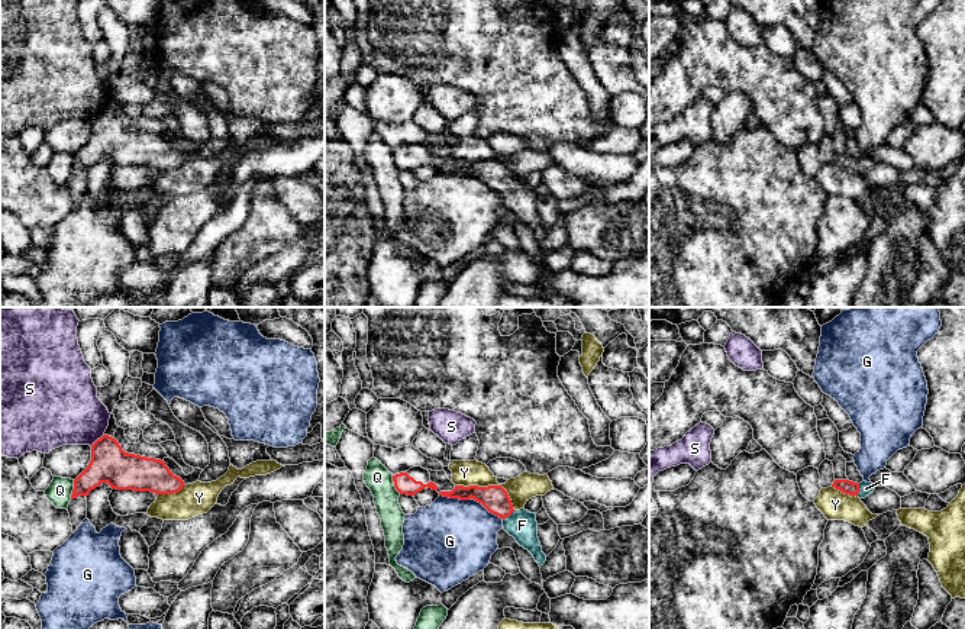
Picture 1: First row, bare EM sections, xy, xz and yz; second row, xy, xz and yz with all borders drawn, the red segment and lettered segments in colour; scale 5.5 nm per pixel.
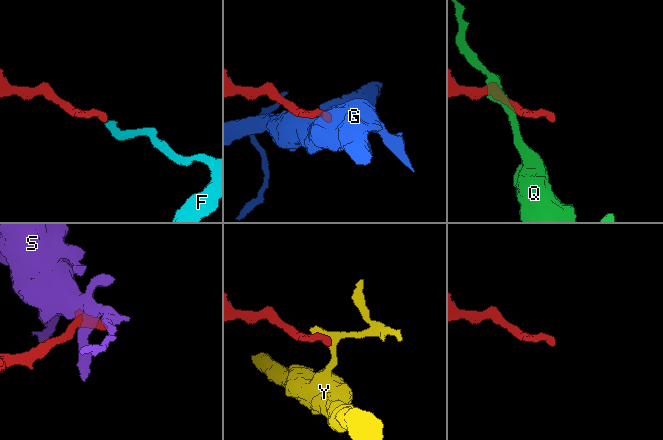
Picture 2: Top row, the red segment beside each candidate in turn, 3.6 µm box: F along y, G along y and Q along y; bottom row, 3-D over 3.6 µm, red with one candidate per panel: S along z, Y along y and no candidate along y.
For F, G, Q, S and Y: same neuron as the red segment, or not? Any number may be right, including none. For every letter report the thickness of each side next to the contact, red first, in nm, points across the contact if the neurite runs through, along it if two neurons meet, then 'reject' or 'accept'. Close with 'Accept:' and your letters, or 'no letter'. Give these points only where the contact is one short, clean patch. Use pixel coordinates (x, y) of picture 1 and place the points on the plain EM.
F: 80 nm thick on the red side, 80 nm on the other; runs through yz (845, 161), (858, 165), (865, 164); accept
G: 150 nm thick on the red side, 460 nm on the other; border along xz (439, 170), (468, 176); reject
Q: 220 nm thick on the red side, 140 nm on the other; reject
S: 220 nm thick on the red side, 400 nm on the other; reject
Y: 150 nm thick on the red side, 140 nm on the other; border along xz (455, 160), (500, 161), (515, 184); reject
Accept: F

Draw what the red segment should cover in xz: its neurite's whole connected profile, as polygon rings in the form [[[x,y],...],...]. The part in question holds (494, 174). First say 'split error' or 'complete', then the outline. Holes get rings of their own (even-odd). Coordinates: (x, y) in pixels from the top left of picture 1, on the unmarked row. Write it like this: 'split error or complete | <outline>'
split error | [[[455,161],[452,167],[440,167],[439,171],[459,175],[474,174],[481,178],[490,188],[503,196],[504,206],[533,230],[539,242],[545,239],[546,230],[542,228],[538,213],[536,190],[525,184],[514,186],[507,167],[501,161]]]

